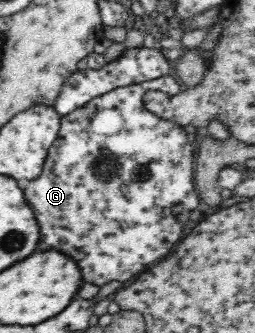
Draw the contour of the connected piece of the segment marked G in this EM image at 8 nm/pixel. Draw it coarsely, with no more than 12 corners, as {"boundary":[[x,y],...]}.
{"boundary":[[169,75],[62,116],[24,195],[84,283],[170,253],[202,205]]}

